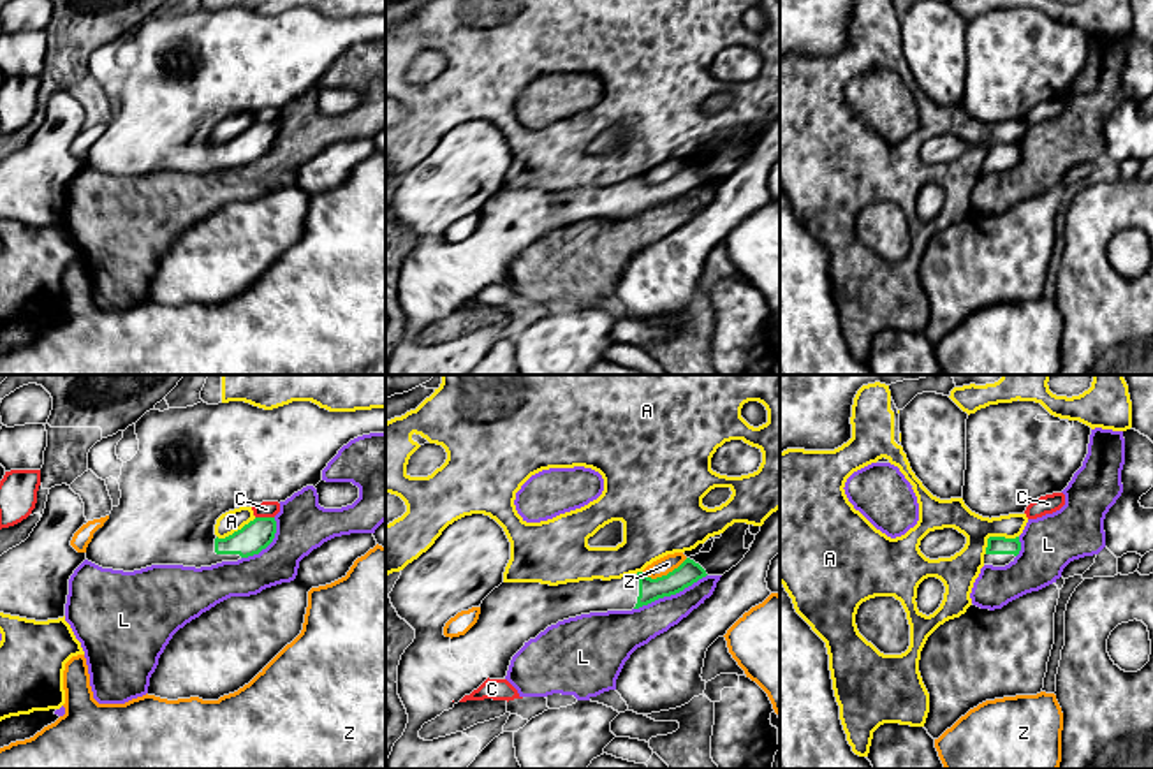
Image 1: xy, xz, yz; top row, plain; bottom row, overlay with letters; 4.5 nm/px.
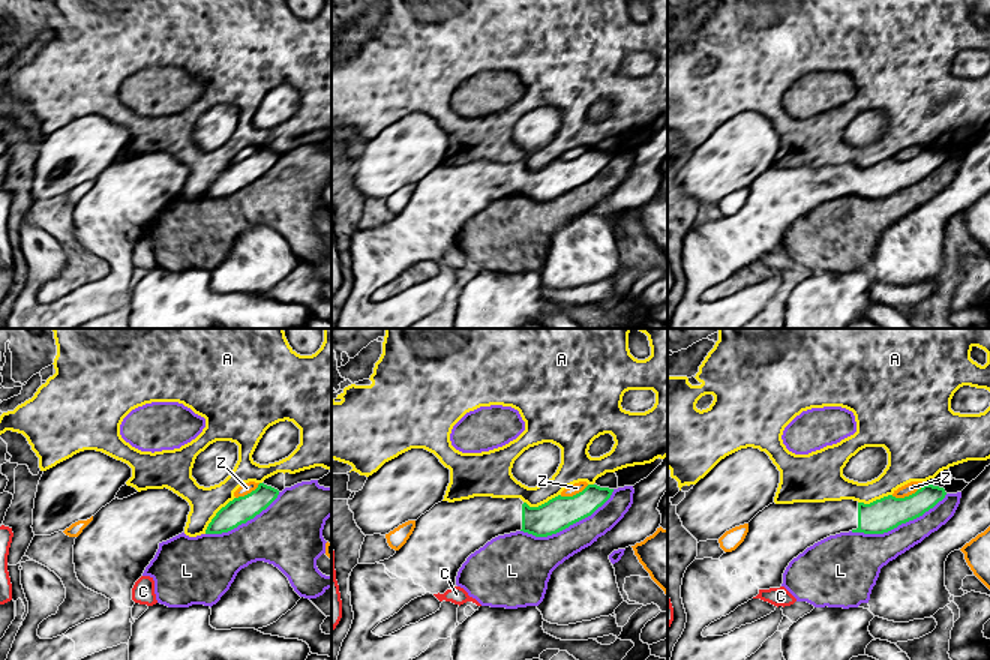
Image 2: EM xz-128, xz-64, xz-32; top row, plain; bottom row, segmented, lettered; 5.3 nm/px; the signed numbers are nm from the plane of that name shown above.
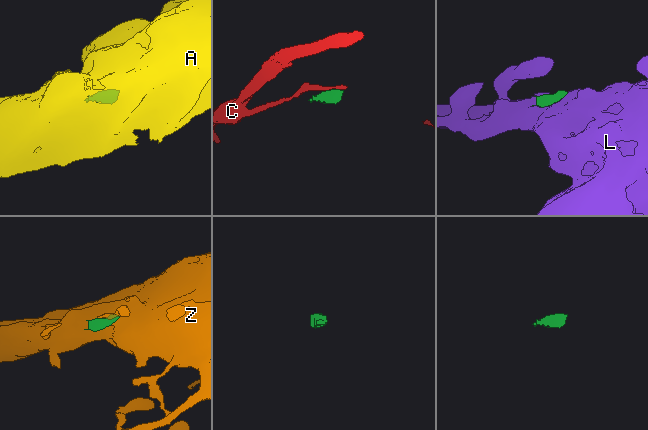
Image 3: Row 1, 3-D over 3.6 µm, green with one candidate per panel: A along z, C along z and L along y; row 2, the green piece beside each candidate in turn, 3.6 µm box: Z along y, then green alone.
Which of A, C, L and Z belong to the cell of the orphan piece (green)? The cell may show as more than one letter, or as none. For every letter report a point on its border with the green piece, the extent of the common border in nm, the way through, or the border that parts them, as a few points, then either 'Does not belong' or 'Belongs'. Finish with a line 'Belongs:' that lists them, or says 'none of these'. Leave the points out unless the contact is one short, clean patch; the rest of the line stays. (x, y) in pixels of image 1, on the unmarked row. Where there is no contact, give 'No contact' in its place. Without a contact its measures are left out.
A: Touches green at yz (995, 143). Shared border 180 nm. Does not belong
C: Touches green at xy (264, 124). Shared border 90 nm. Boundary: xy (256, 122), (273, 124). Does not belong
L: Touches green at xz (669, 201). Shared border 380 nm. Does not belong
Z: Touches green at xz (664, 182). Shared border 220 nm. Boundary: xz (687, 164), (655, 183), (648, 183), (643, 178). Does not belong
Belongs: none of these

